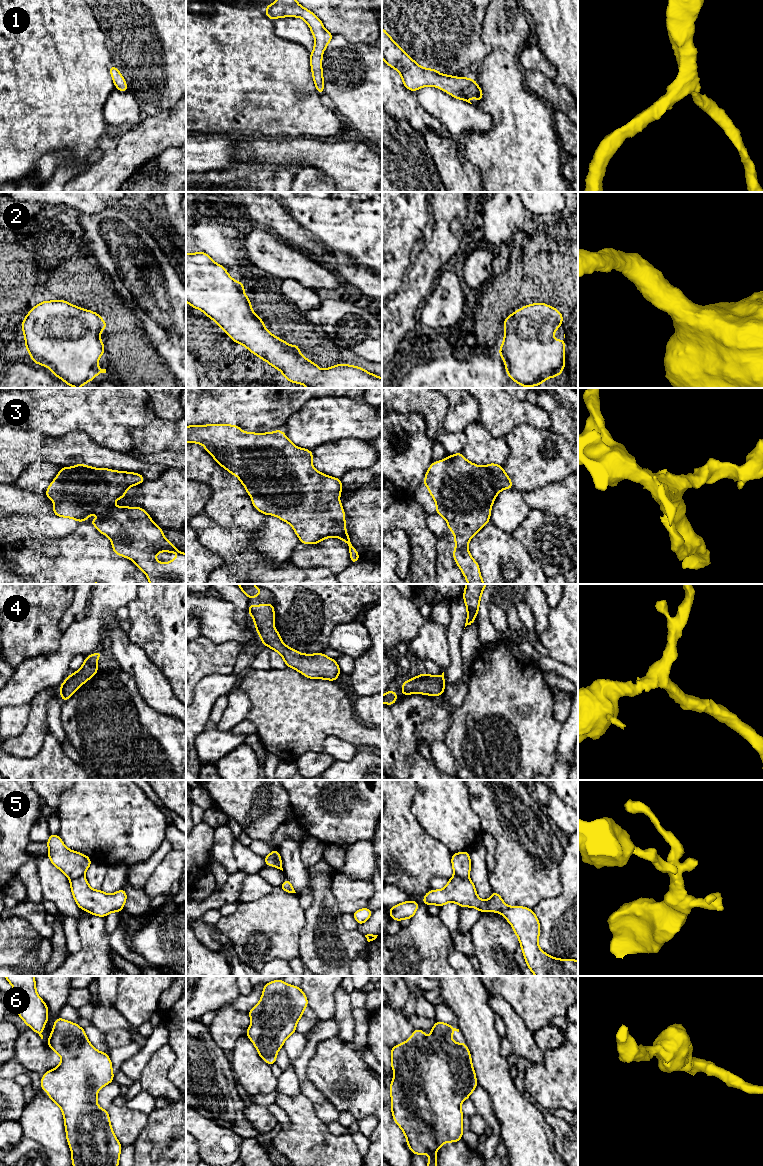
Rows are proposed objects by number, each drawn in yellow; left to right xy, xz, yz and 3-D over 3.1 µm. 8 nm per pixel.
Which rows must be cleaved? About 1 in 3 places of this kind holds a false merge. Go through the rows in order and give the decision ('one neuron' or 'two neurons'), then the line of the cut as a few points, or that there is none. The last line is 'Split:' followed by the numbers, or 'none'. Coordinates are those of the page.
1: one neuron; cut none
2: one neuron; cut none
3: one neuron; cut none
4: one neuron; cut none
5: two neurons; cut xy (83, 875), (70, 880)
6: one neuron; cut none
Split: 5

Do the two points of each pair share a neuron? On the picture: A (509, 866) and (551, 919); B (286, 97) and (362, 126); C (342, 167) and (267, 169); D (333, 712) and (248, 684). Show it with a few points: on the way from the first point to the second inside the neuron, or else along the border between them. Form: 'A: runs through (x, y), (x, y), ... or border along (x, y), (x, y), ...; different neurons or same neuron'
A: border along (560, 894), (542, 899), (532, 909); different neurons
B: border along (346, 125), (348, 127); different neurons
C: runs through (323, 156), (319, 154), (286, 154); same neuron
D: runs through (312, 710), (291, 710), (277, 696), (269, 692); same neuron

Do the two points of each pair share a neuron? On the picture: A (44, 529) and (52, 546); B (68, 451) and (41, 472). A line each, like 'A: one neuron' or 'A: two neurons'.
A: two neurons
B: two neurons

